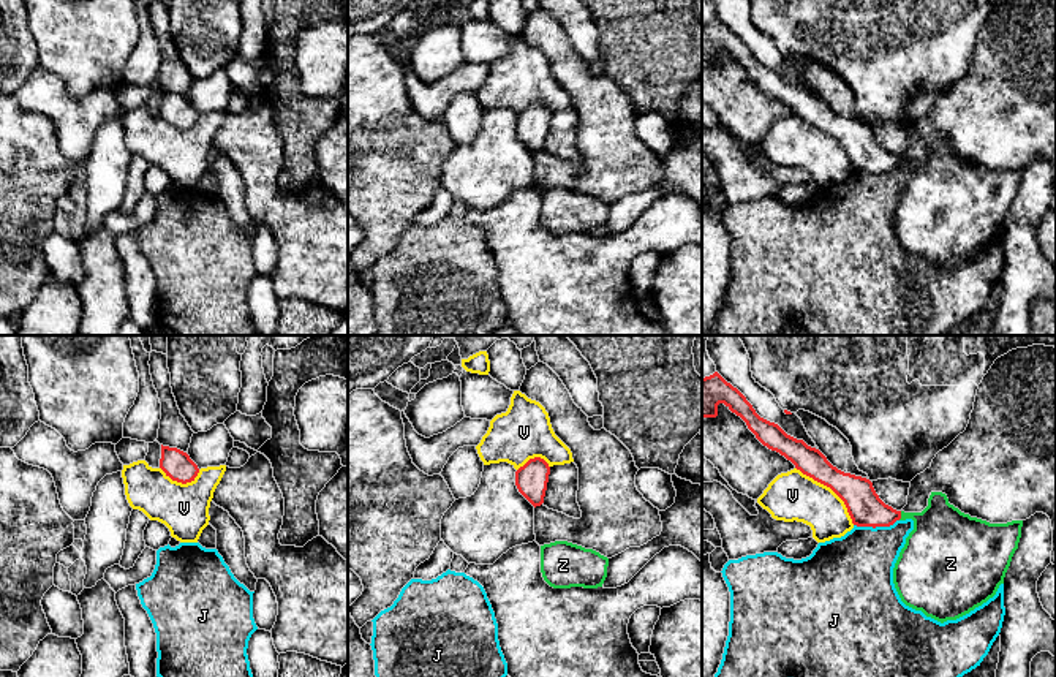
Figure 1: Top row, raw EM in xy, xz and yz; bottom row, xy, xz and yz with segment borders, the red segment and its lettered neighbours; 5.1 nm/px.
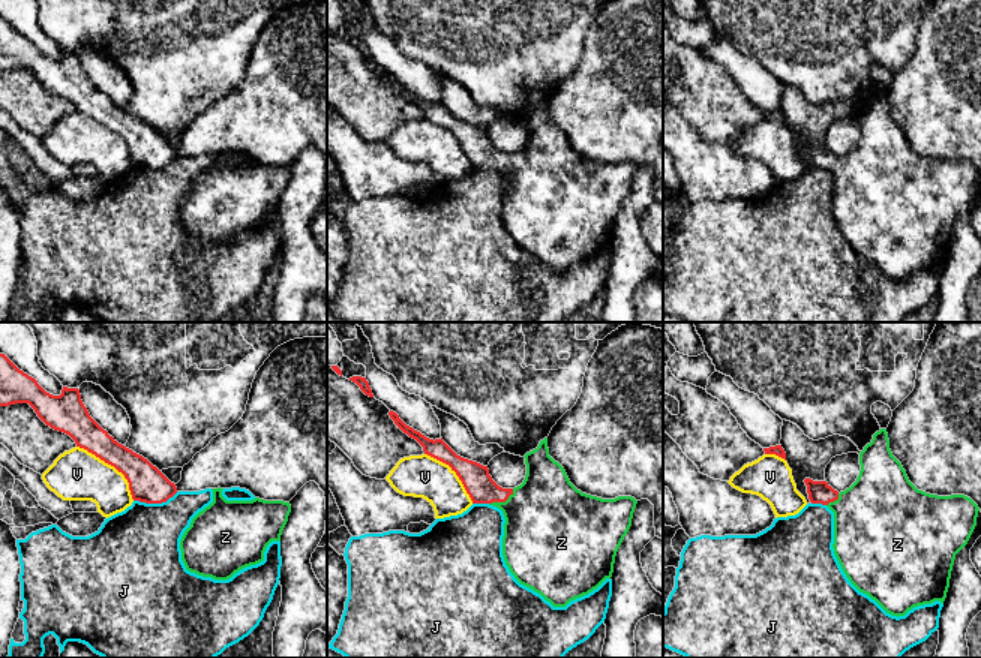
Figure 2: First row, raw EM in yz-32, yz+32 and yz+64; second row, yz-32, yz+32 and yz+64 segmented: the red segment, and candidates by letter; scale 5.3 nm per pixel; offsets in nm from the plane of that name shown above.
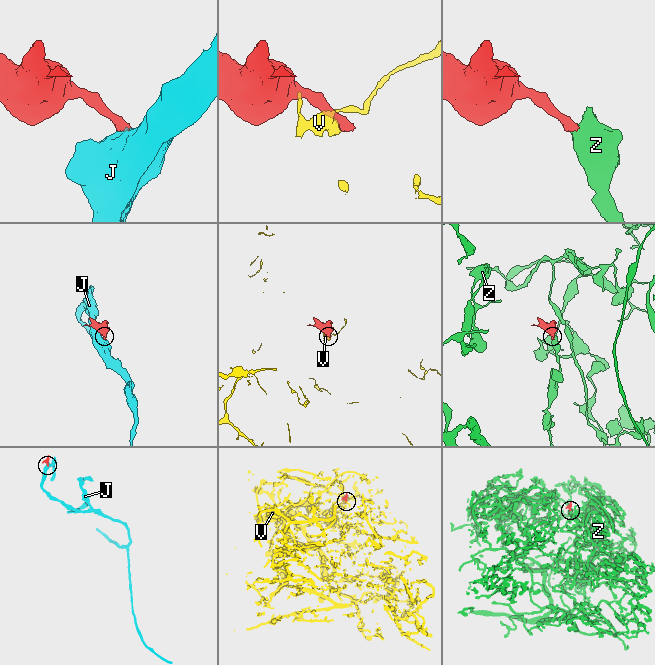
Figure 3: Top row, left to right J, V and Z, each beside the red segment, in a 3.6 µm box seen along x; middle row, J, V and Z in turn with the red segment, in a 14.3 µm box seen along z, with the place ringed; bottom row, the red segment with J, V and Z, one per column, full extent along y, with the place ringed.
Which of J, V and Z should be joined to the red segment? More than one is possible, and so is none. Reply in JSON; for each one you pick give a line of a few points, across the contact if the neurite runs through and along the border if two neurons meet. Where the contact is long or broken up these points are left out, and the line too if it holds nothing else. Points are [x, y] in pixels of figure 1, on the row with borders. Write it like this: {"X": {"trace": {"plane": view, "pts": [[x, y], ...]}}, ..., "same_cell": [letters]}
{"Z": {"trace": {"plane": "yz", "pts": [[863, 505], [878, 514], [900, 516], [919, 518], [942, 540]]}}, "same_cell": ["Z"]}

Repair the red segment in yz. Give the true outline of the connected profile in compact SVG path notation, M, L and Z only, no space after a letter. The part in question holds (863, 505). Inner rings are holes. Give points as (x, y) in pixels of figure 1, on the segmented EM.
M715 372L702 378L702 418L716 418L719 403L740 416L764 446L830 487L844 501L854 525L876 528L914 520L893 568L893 584L906 606L944 623L982 606L1004 584L1023 520L990 524L971 517L942 492L931 492L922 512L896 511L879 498L869 479L838 470L819 449L760 418L746 397Z

